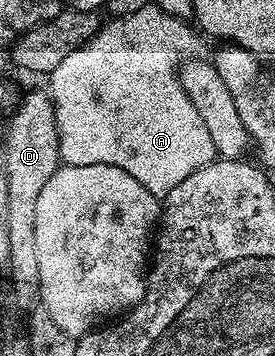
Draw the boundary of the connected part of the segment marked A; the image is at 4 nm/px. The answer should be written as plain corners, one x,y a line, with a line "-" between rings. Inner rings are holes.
125,18
104,21
84,46
77,48
77,52
69,52
49,75
49,93
57,116
59,156
69,166
109,164
121,168
121,172
129,172
141,188
156,196
165,196
173,192
185,176
193,176
197,168
205,168
216,157
205,120
197,116
197,108
189,96
185,96
177,73
181,62
179,54
192,53
196,31
191,31
183,22
175,22
172,31
164,34
151,30
147,35
135,35
127,34
127,26
129,22

